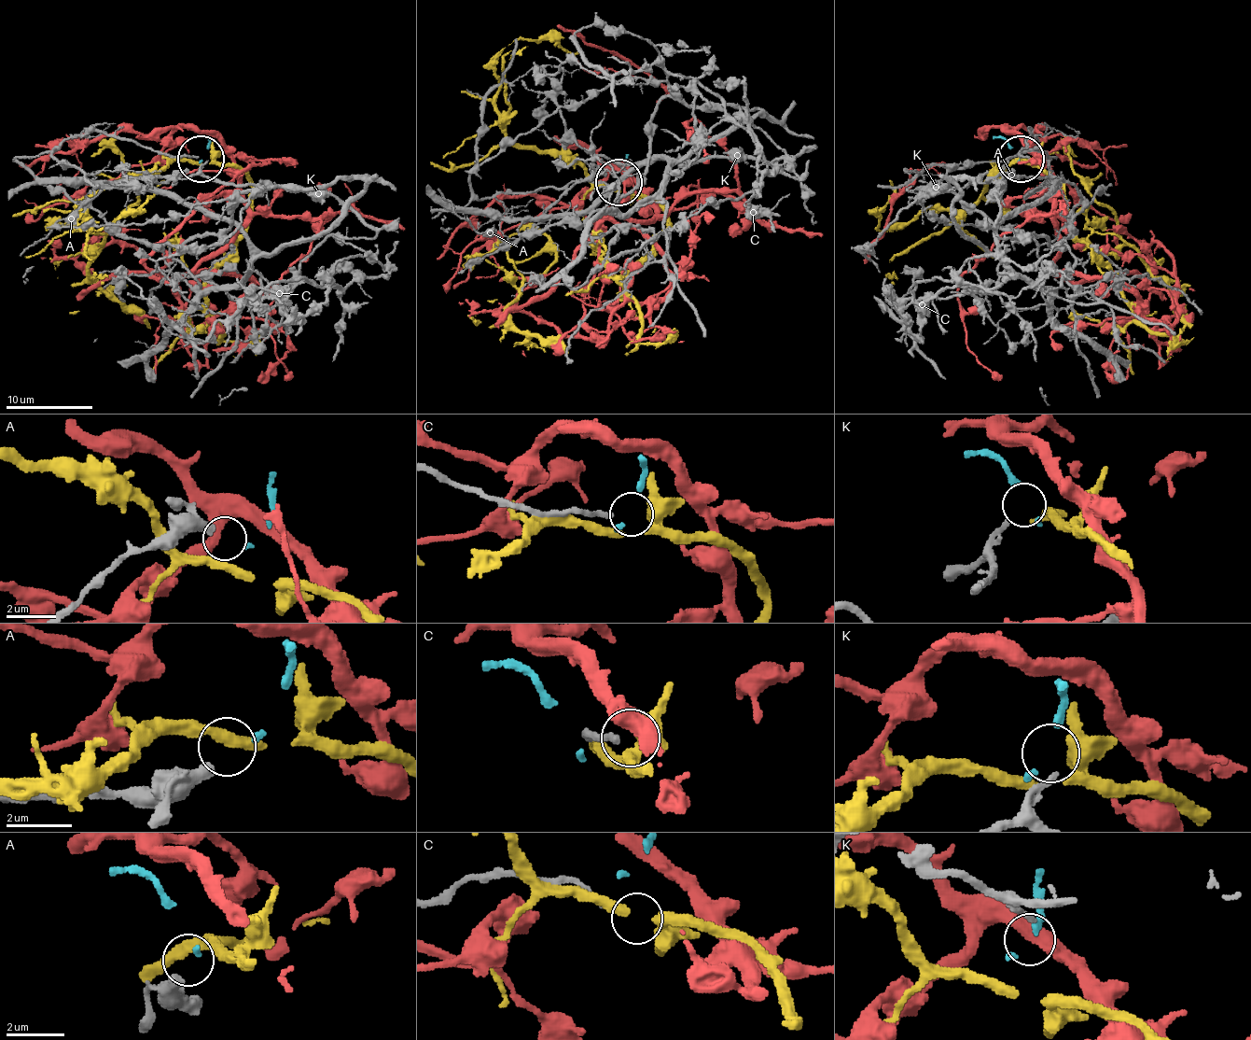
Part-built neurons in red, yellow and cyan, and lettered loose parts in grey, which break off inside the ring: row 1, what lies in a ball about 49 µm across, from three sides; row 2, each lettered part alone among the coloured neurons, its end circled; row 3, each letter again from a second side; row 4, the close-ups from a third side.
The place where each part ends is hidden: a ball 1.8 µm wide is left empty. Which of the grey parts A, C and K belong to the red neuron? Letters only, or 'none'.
none

